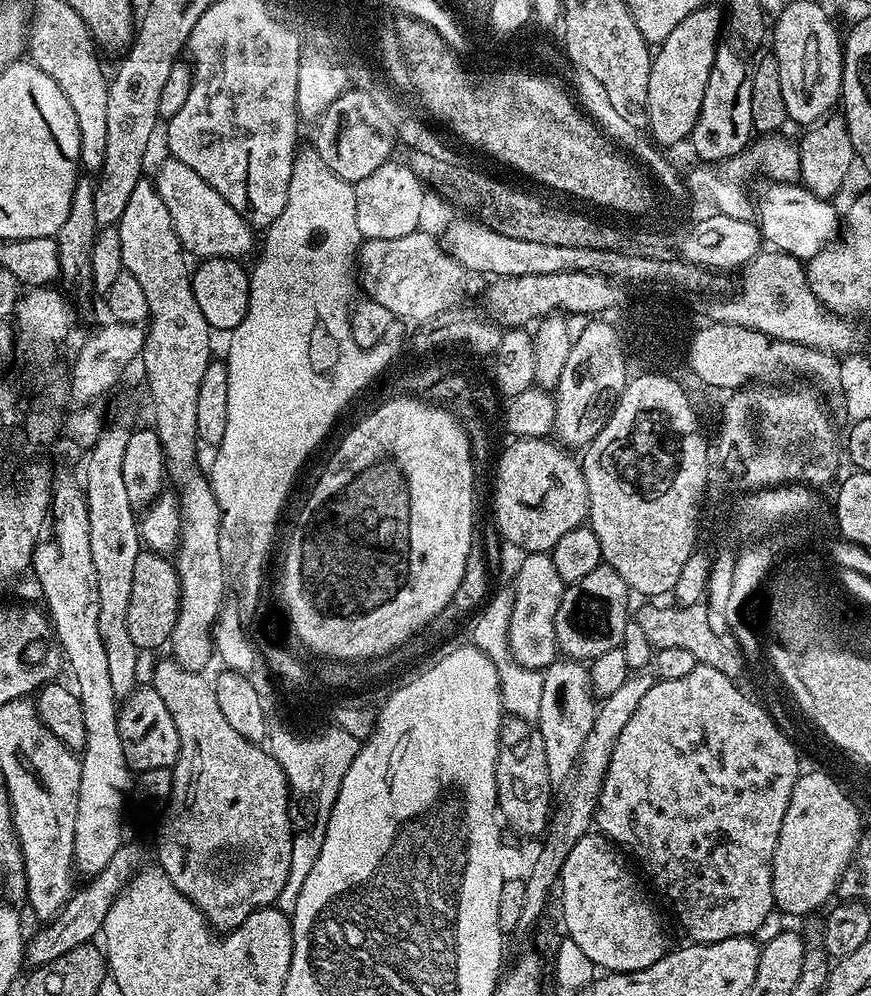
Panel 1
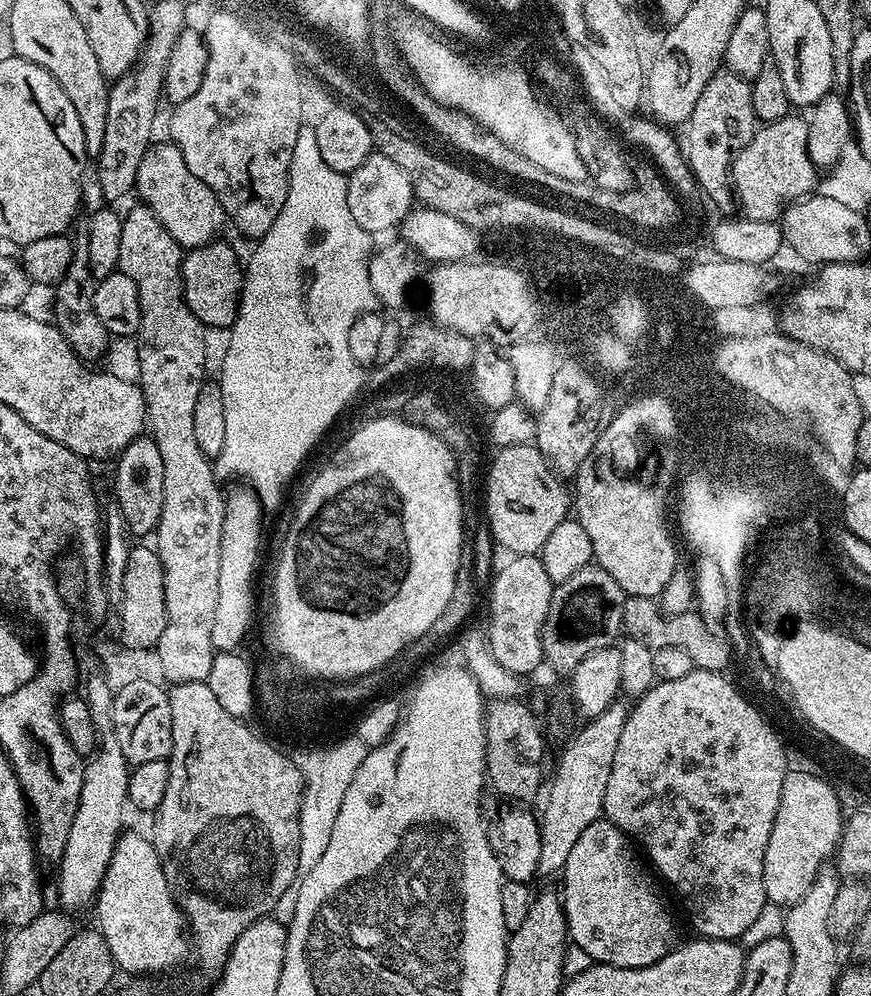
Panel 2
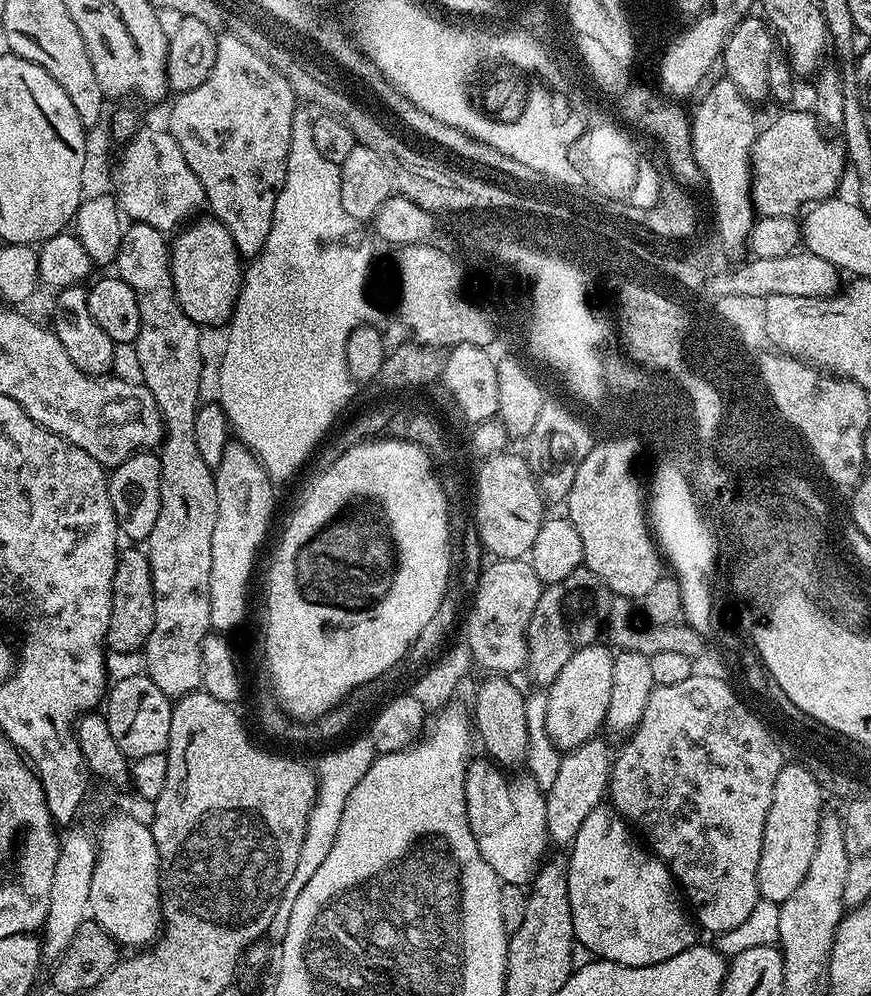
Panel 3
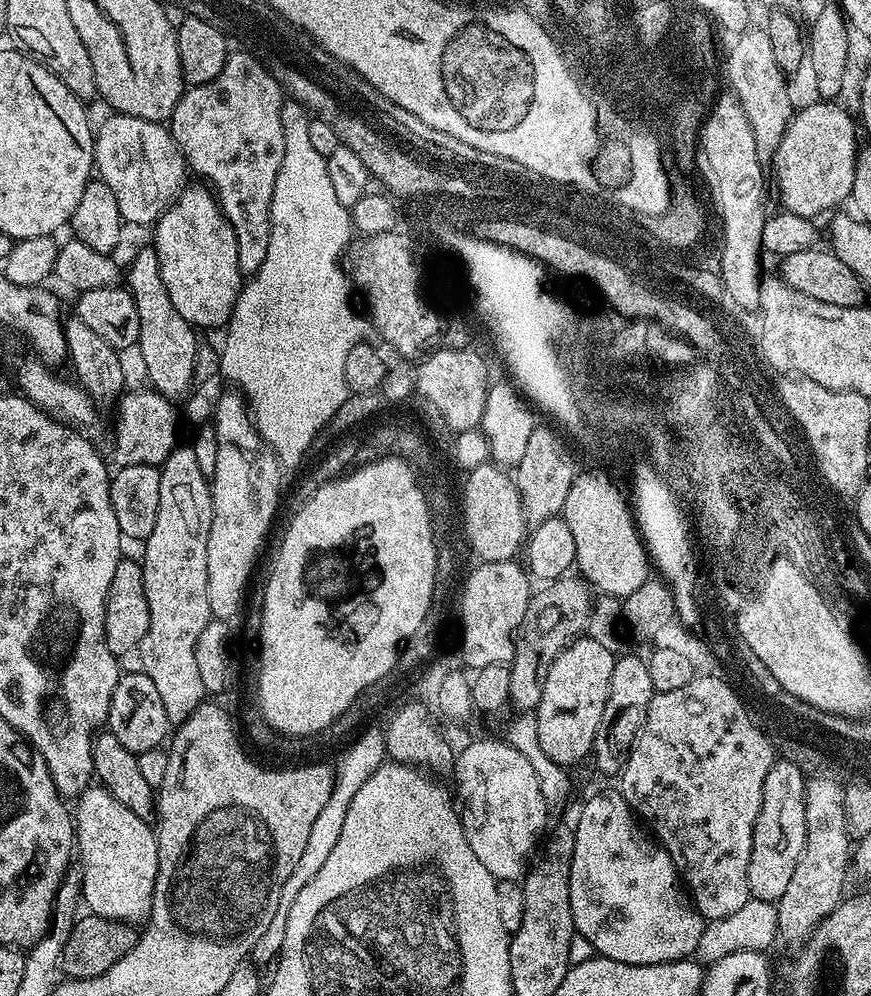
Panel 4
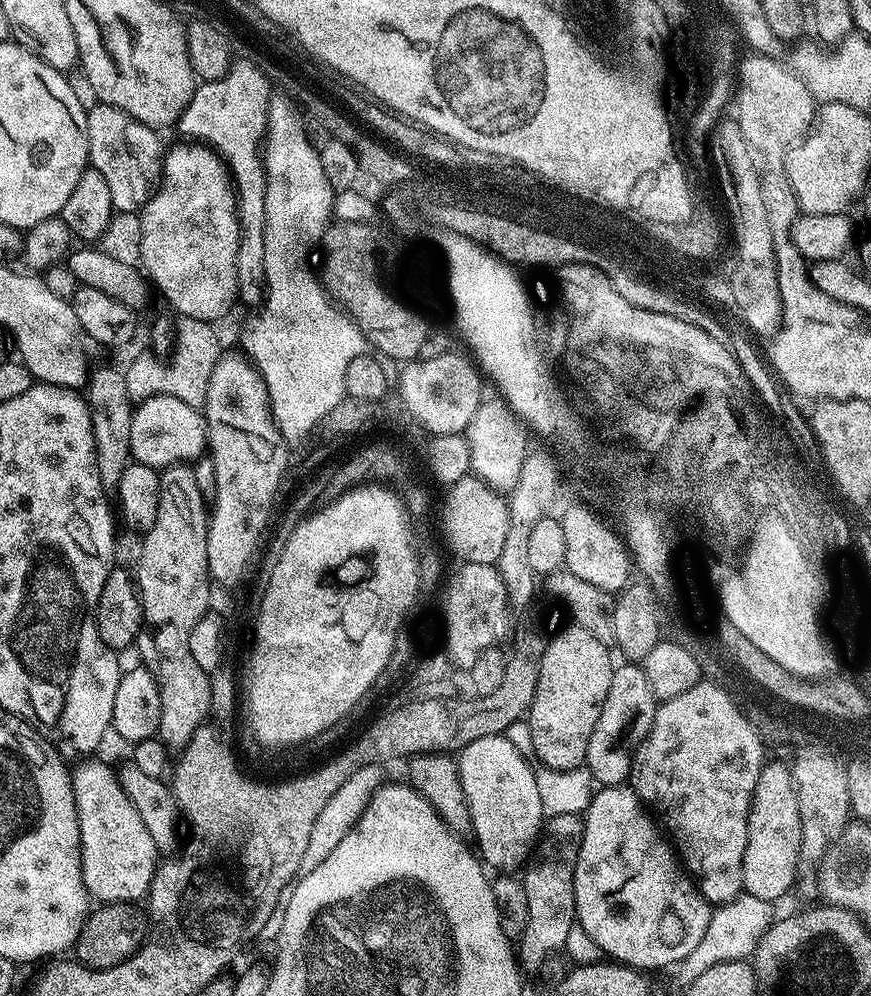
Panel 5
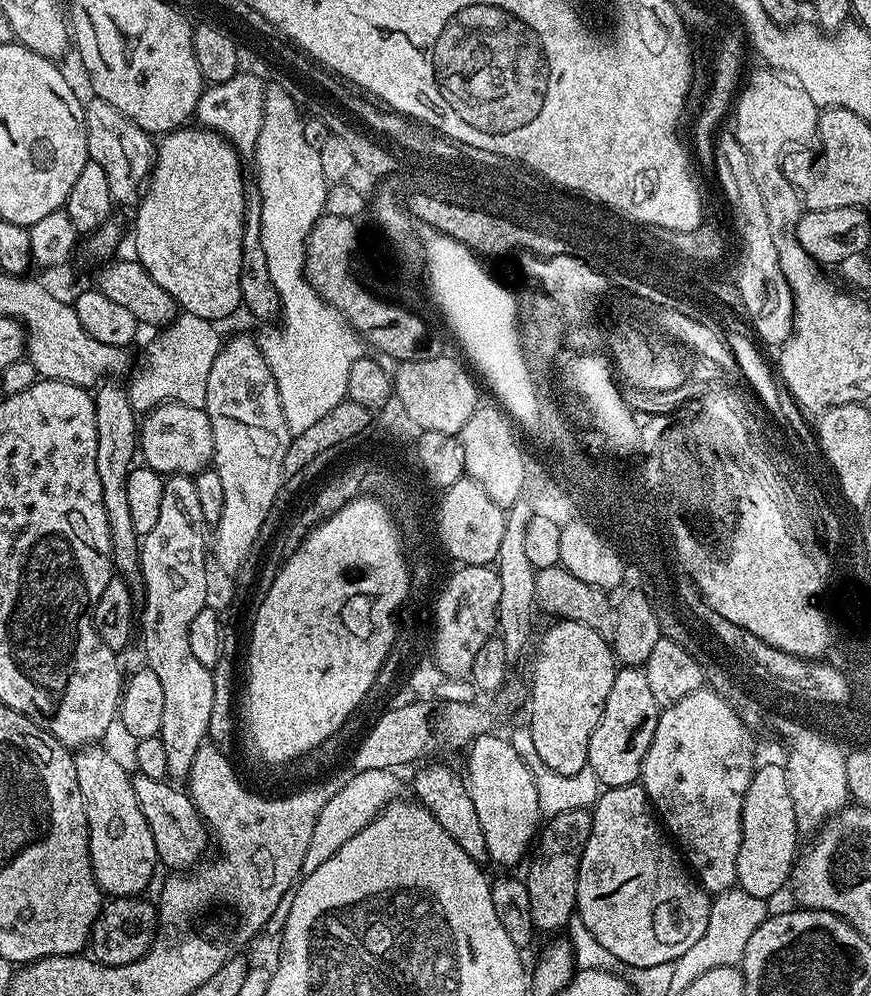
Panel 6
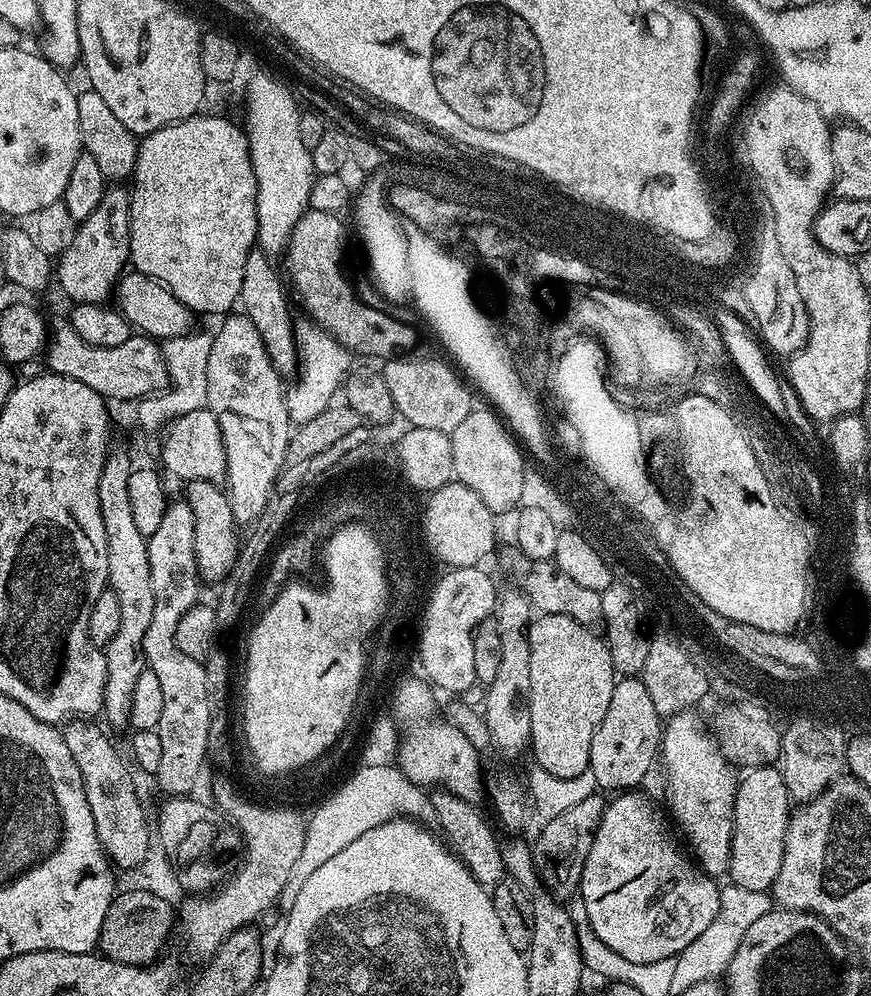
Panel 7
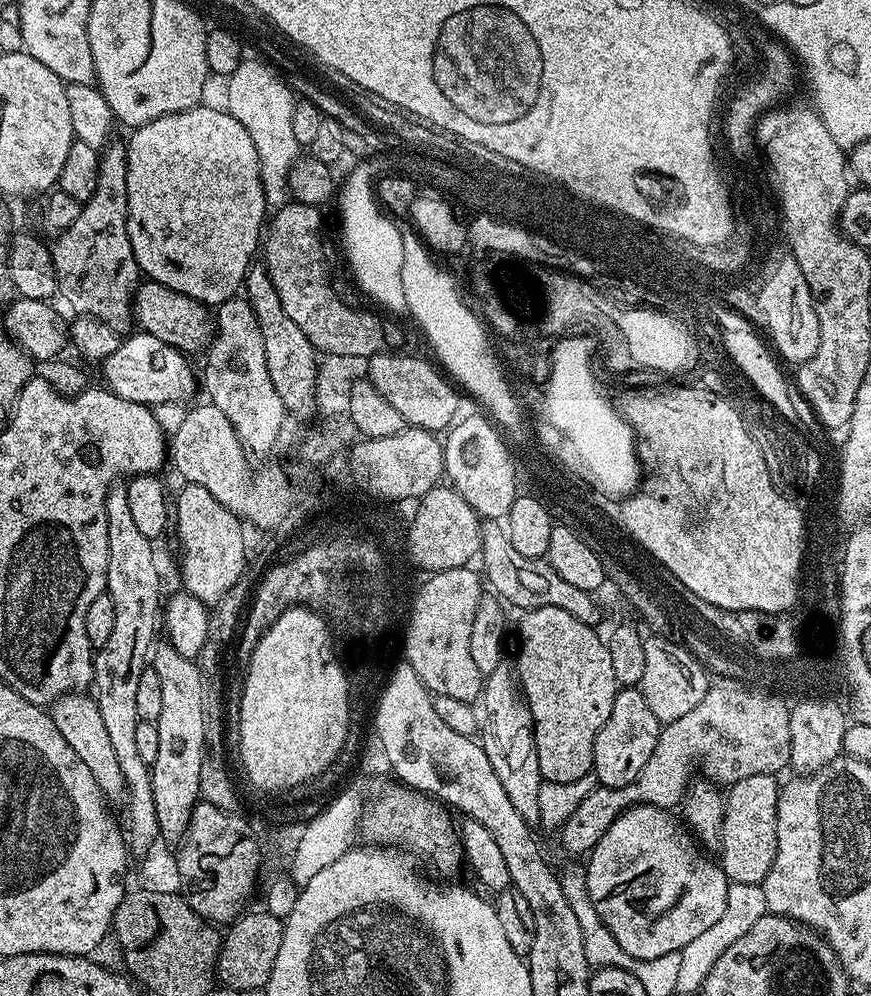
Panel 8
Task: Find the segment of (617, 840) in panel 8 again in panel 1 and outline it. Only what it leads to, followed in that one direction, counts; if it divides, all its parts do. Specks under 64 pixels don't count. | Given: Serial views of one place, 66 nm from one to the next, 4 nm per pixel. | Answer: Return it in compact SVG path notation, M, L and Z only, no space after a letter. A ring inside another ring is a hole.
M592 830L574 842L558 881L567 939L578 942L586 958L605 973L646 970L670 951L664 924L648 897L649 889L640 885L641 877L632 873L627 859L607 836Z

